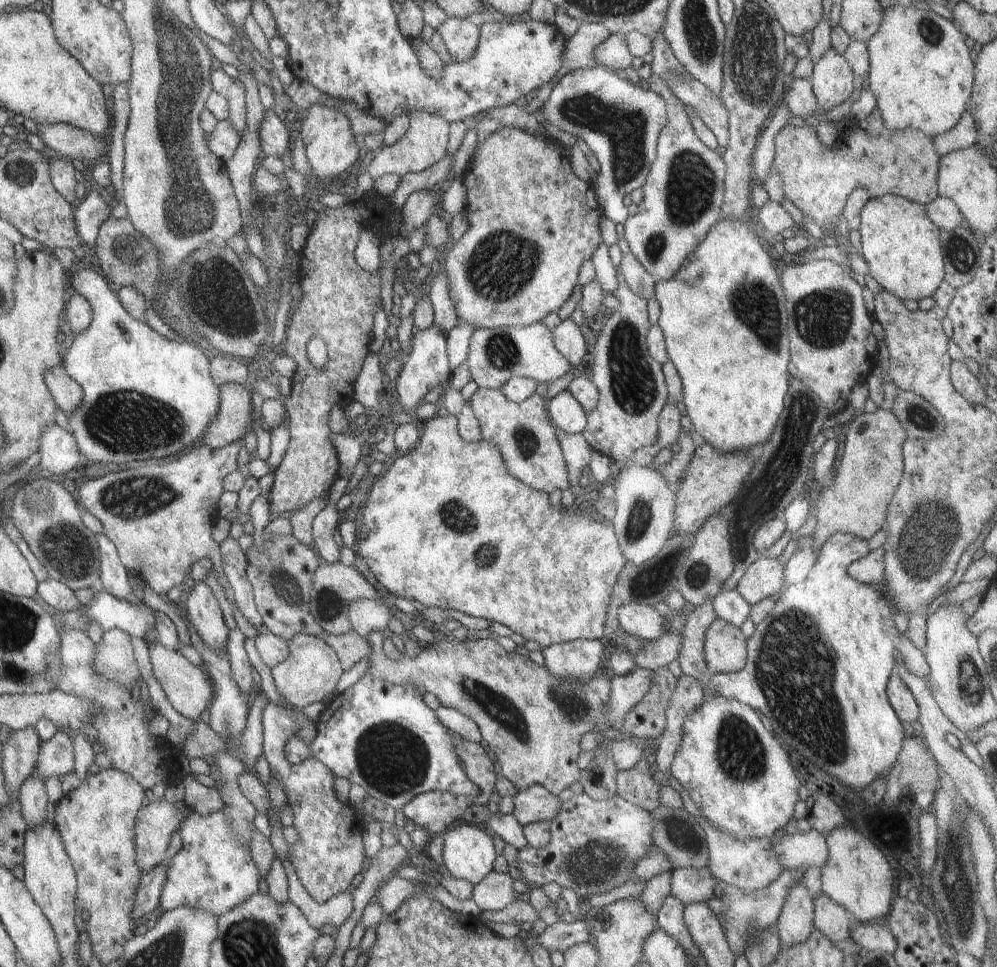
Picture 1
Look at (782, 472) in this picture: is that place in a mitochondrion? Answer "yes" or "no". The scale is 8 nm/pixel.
yes

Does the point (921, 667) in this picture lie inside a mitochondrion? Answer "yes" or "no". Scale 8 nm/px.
no

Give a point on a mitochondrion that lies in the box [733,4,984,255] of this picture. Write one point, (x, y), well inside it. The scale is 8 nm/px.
(929, 32)

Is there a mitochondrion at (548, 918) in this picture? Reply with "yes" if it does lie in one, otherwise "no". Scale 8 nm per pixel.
no

